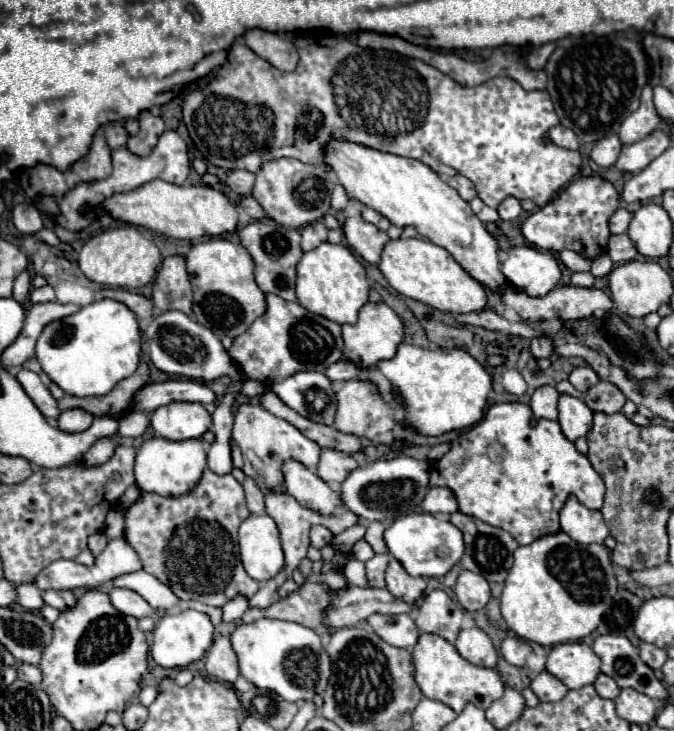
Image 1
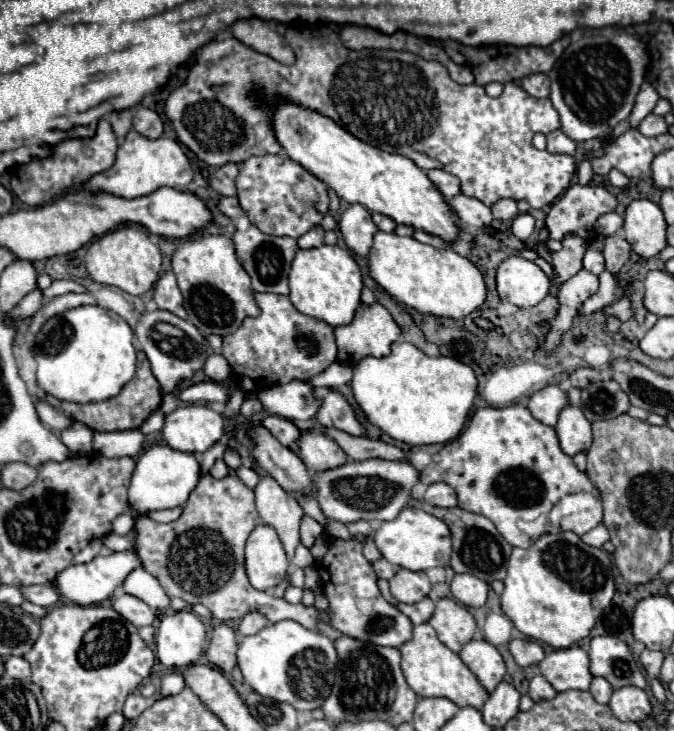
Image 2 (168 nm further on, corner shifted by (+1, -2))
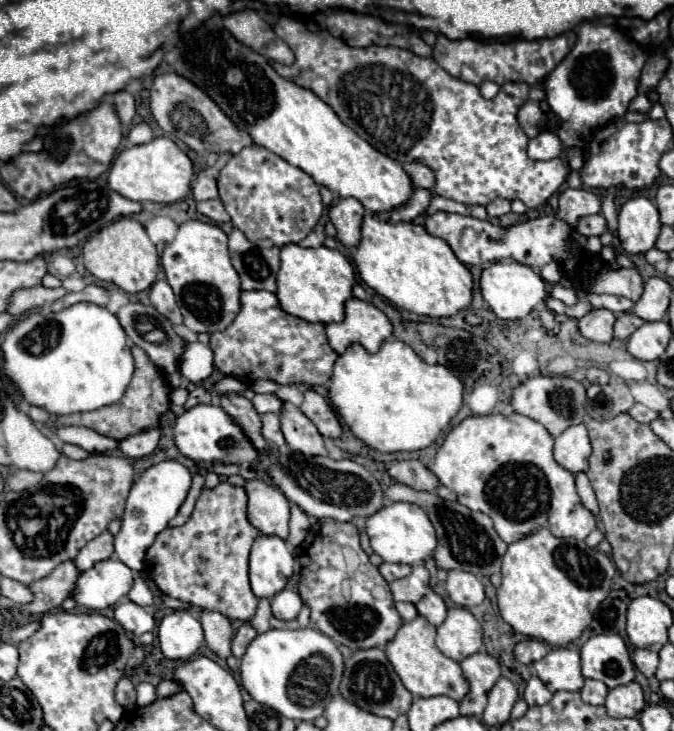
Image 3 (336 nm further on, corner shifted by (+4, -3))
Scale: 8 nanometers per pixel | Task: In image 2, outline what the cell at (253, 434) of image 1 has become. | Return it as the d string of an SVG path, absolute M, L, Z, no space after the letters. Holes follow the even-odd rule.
M268 415L260 421L260 425L266 427L284 447L288 447L296 453L300 451L300 429L290 419L284 419L278 415Z

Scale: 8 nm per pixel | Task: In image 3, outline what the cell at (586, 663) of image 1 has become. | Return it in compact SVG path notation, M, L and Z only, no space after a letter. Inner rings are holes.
M553 648L545 658L537 660L533 666L541 682L549 688L549 692L577 692L583 688L585 682L585 678L581 676L579 660L579 652L571 648Z

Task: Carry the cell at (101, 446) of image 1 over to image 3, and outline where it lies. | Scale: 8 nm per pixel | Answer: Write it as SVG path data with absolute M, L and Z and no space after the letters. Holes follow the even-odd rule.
M157 428L153 432L141 432L141 436L133 436L133 440L121 440L119 452L125 458L151 456L159 444L159 438L161 438L161 434Z

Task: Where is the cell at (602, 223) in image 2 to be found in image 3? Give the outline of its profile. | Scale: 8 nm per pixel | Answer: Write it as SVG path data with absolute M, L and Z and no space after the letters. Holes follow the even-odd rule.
M601 214L583 216L583 218L579 218L575 230L581 236L585 236L585 238L589 238L589 236L601 236L607 230L607 222L605 222L605 218Z

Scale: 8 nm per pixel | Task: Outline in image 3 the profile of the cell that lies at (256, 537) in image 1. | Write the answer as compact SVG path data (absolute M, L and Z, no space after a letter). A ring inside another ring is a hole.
M259 536L249 556L249 582L257 598L273 598L295 574L295 558L279 536Z

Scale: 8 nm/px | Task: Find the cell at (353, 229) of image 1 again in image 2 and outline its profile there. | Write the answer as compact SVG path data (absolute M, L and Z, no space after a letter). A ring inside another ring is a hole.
M350 205L344 213L342 219L338 223L342 237L346 235L346 245L350 251L354 251L356 255L366 257L370 247L372 247L372 239L378 233L378 227L372 223L370 213L362 207L362 205Z

